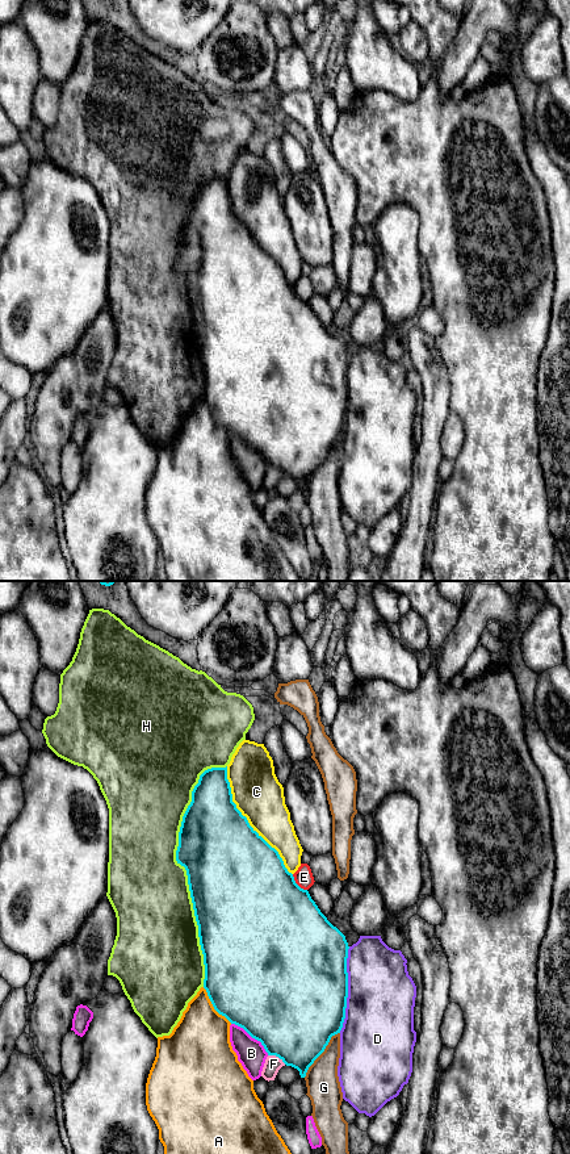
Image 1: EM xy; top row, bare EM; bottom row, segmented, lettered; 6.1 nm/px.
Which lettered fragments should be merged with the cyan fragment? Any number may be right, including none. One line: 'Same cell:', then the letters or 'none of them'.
Same cell: none of them

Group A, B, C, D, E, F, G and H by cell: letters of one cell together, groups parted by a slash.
A / B / C / D / E / F / G / H

